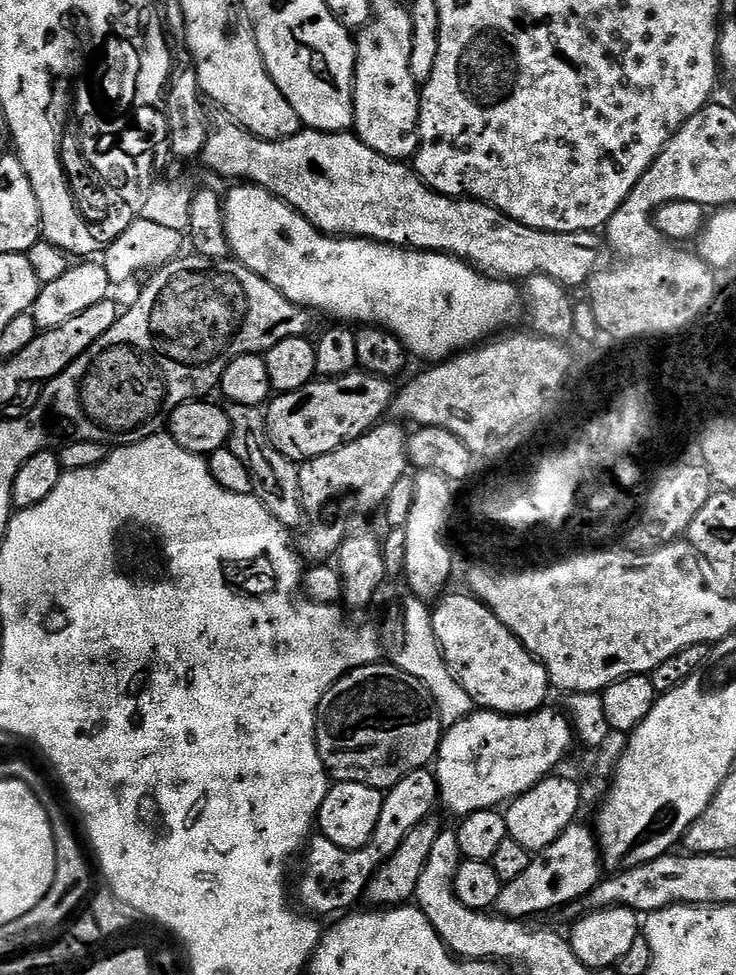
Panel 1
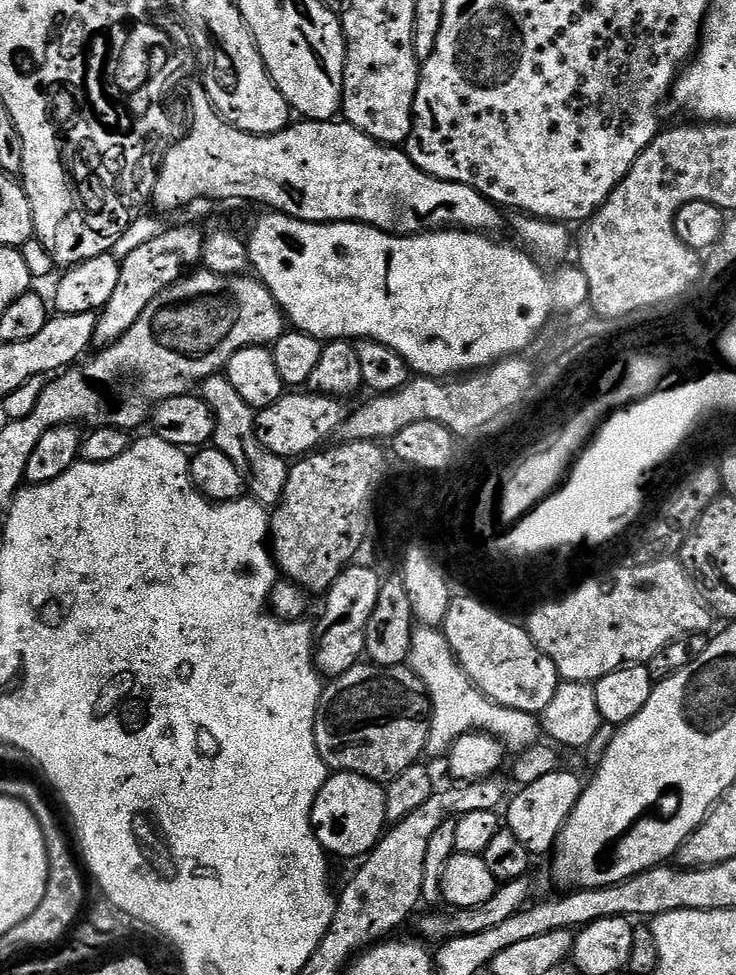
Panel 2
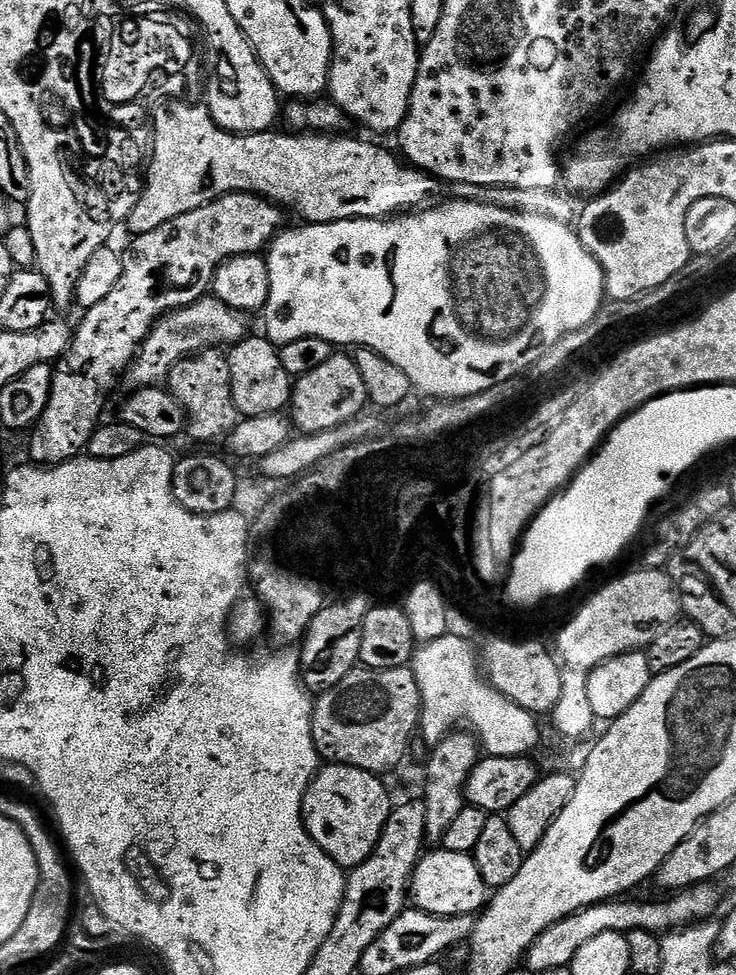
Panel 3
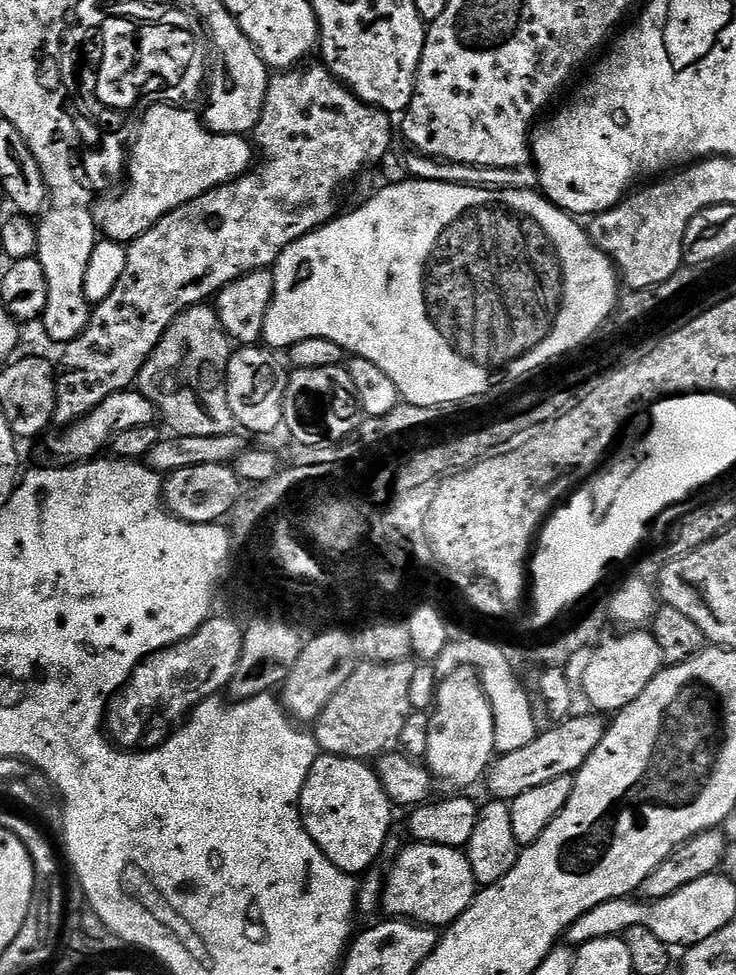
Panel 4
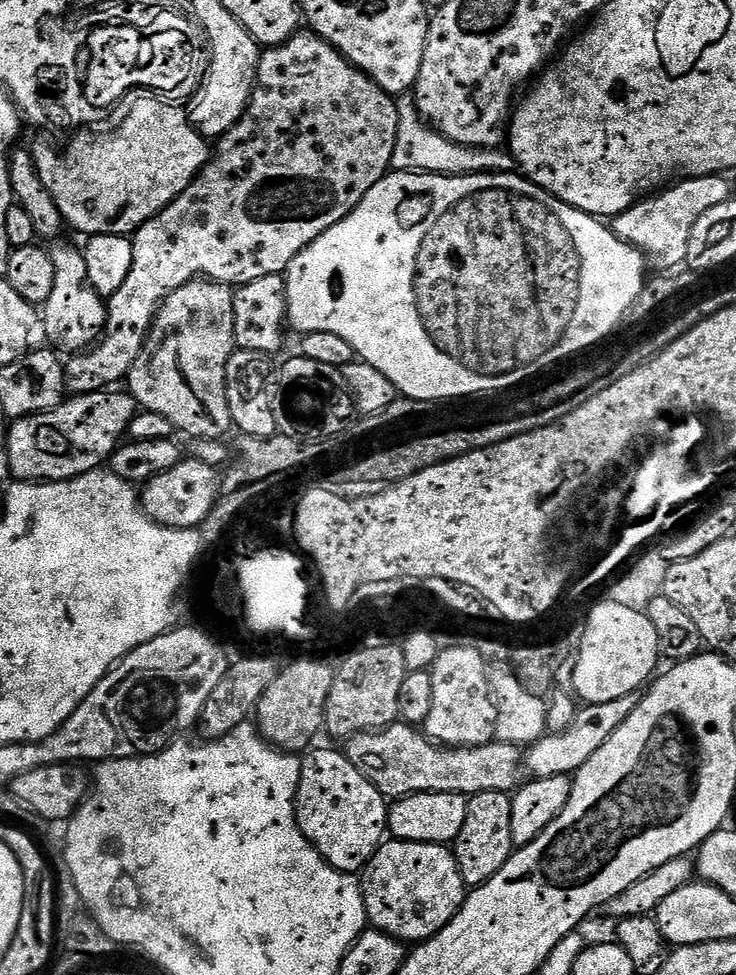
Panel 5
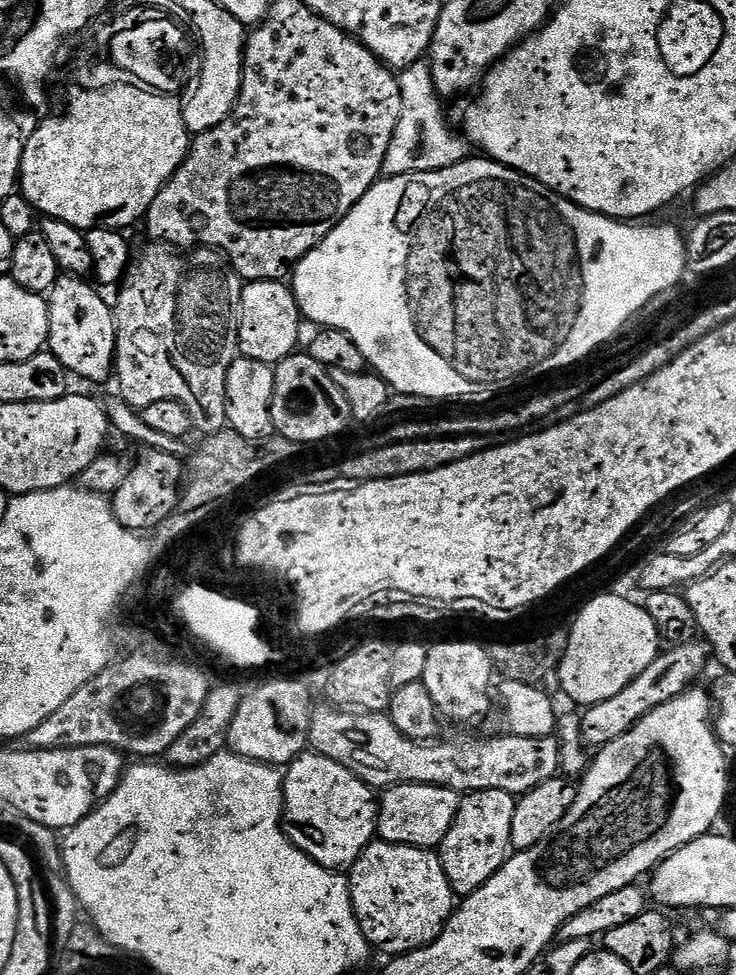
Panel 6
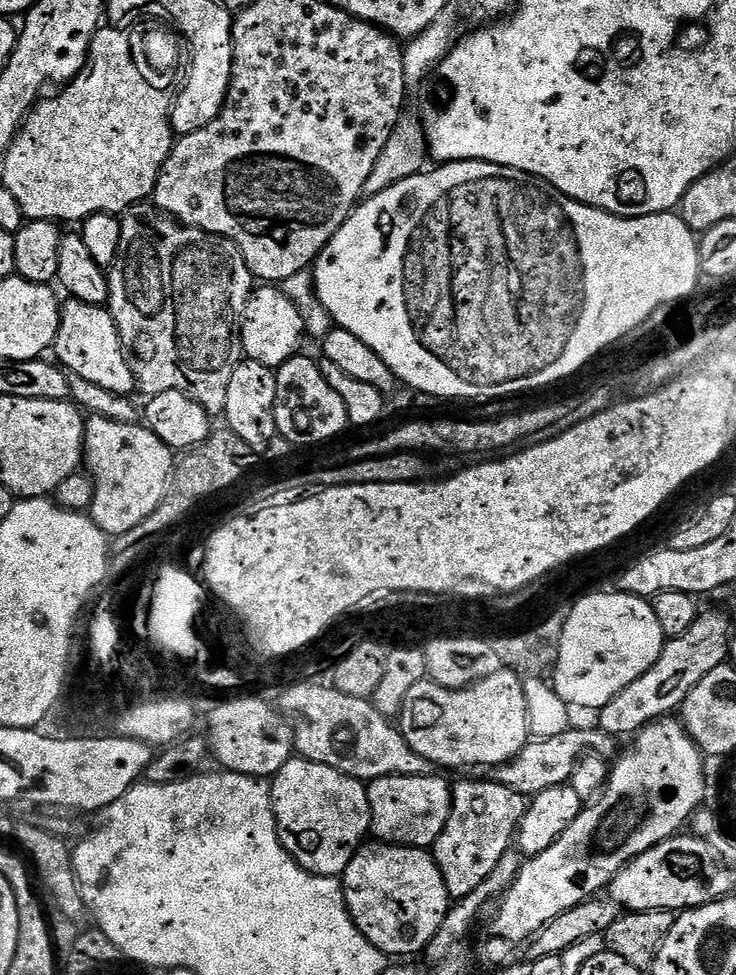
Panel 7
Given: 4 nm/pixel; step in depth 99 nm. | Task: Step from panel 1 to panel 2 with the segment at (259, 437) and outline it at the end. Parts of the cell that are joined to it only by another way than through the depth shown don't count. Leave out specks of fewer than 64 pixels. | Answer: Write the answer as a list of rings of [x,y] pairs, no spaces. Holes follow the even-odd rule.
[[[217,374],[204,380],[202,398],[210,406],[216,423],[211,443],[218,450],[222,450],[222,454],[226,454],[226,458],[230,458],[230,462],[234,462],[234,466],[238,466],[244,479],[244,487],[250,493],[251,499],[255,500],[257,504],[265,506],[279,504],[282,490],[286,486],[290,464],[285,457],[266,450],[258,442],[256,412],[250,406],[246,406],[246,402],[242,402],[238,390],[234,390],[234,386],[230,386],[228,377],[224,374]]]

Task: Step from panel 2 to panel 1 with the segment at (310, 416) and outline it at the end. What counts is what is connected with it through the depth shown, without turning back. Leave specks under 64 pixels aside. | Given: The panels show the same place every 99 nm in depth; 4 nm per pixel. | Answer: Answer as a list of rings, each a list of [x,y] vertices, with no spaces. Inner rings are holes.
[[[357,370],[345,376],[317,378],[293,392],[273,395],[266,405],[270,442],[283,456],[297,462],[330,454],[385,419],[392,407],[392,386],[392,380]]]

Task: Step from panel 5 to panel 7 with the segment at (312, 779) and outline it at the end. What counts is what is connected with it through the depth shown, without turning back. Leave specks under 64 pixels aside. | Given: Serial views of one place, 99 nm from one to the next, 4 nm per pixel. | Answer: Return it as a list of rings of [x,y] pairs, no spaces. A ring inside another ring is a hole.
[[[303,758],[288,760],[286,766],[282,766],[282,770],[278,770],[278,774],[271,777],[270,787],[276,833],[284,849],[307,872],[316,876],[343,877],[346,866],[350,866],[354,854],[365,843],[372,826],[367,787],[361,781],[350,778],[330,766],[322,766],[318,762]]]

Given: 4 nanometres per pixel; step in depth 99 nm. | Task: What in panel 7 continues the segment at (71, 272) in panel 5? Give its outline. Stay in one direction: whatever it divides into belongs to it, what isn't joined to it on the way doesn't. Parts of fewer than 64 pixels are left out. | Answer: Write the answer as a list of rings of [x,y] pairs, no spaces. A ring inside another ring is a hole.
[[[69,299],[60,310],[60,329],[54,345],[55,359],[69,373],[108,390],[110,394],[131,397],[137,391],[136,376],[132,373],[130,357],[122,346],[120,324],[108,310],[99,304]]]

